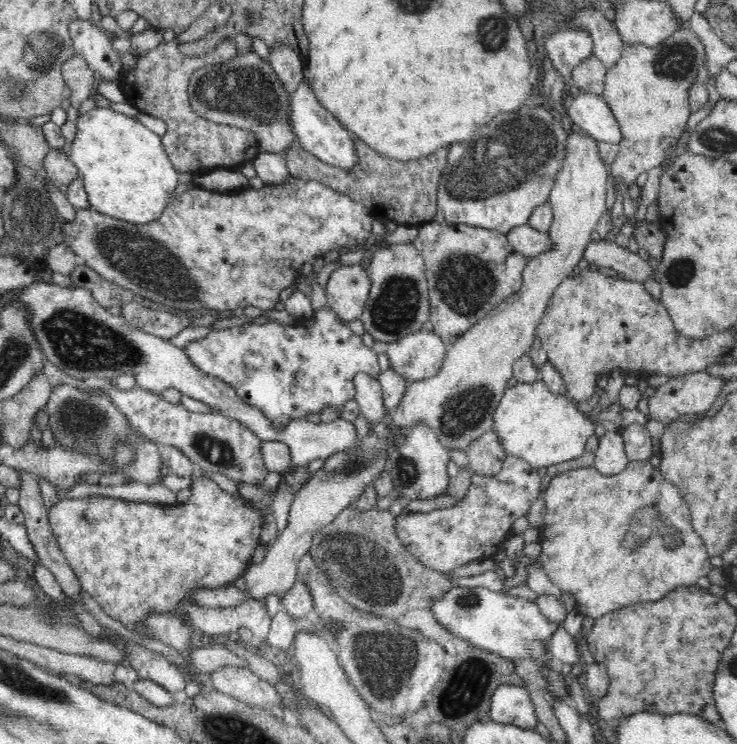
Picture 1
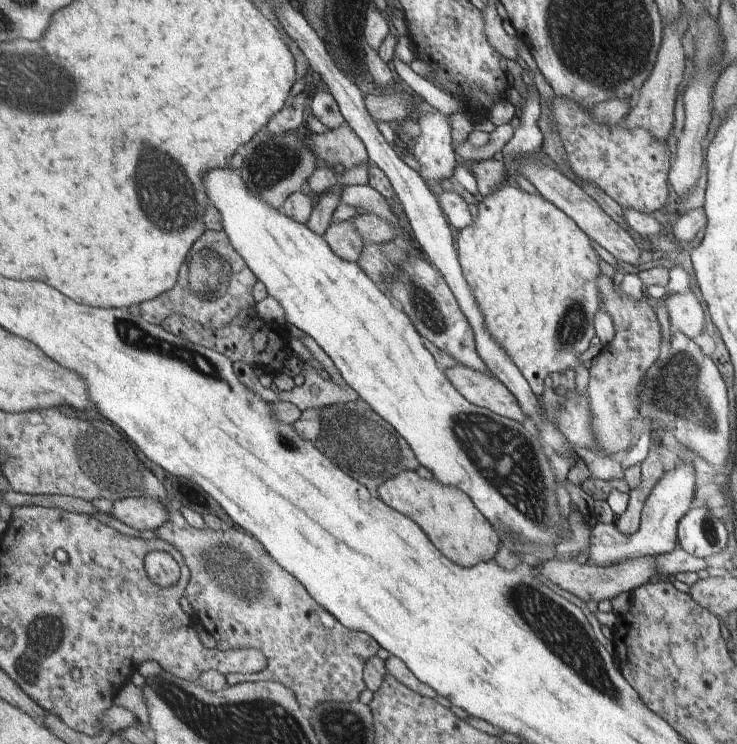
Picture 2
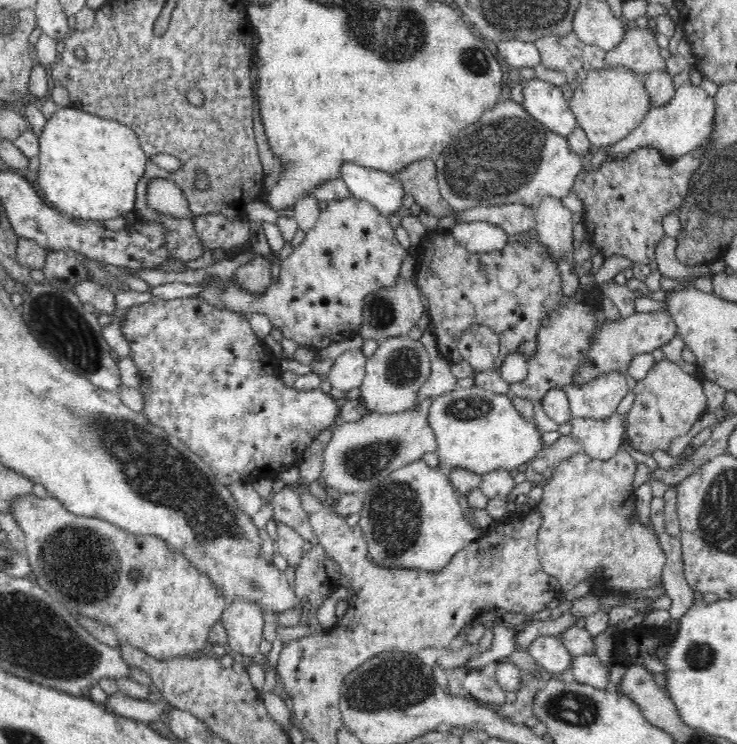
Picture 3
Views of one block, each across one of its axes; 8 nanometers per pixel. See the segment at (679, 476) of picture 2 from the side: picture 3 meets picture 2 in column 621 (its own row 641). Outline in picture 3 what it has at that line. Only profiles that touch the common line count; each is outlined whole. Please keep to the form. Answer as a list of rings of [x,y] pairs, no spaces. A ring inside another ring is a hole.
[[[537,637],[528,647],[528,651],[545,675],[555,675],[568,670],[572,656],[566,650],[560,637]]]

